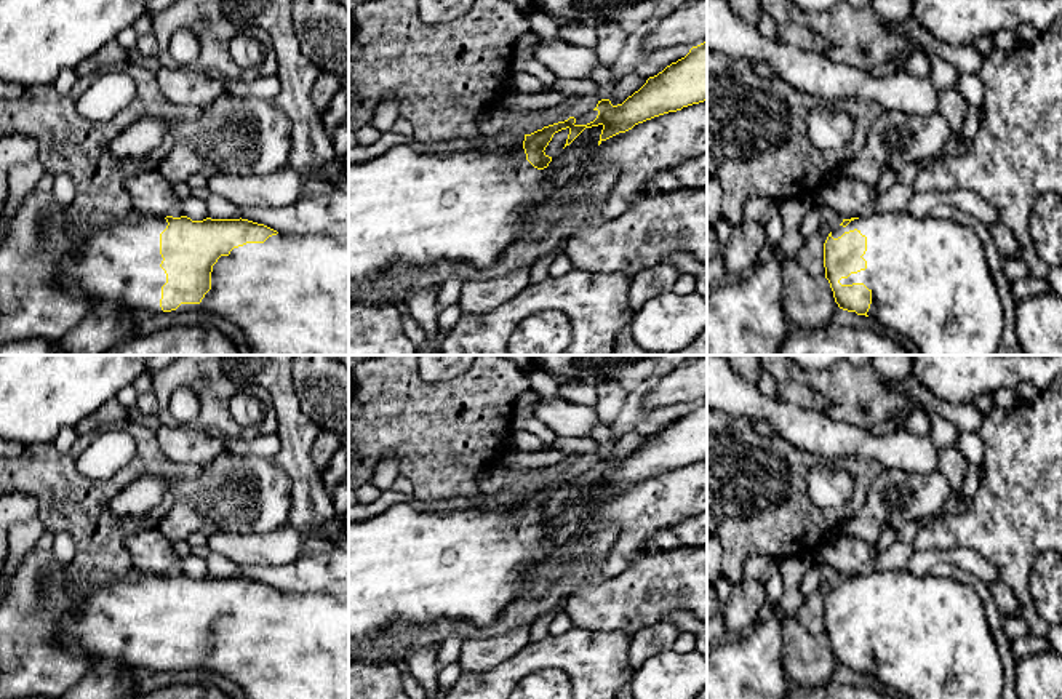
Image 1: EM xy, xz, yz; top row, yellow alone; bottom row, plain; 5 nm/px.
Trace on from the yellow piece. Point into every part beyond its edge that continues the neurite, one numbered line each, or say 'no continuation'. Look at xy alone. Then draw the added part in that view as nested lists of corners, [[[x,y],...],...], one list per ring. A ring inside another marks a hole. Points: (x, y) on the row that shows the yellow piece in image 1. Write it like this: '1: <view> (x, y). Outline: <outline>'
1: xy (290, 295). Outline: [[[134,216],[126,221],[109,221],[98,226],[61,256],[56,267],[56,285],[62,290],[69,290],[74,298],[117,304],[141,317],[147,314],[179,314],[184,310],[205,310],[219,315],[235,323],[243,331],[251,355],[349,355],[349,243],[320,234],[293,235],[281,232],[269,237],[264,243],[246,243],[234,248],[229,256],[221,256],[218,259],[211,272],[211,290],[205,294],[200,304],[181,304],[176,310],[163,312],[160,307],[160,299],[162,286],[166,283],[166,274],[160,267],[163,261],[160,254],[160,234],[166,229],[166,226],[166,219],[157,216]]]

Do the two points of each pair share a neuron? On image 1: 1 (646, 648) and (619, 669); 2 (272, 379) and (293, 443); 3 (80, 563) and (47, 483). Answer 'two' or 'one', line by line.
1: two
2: one
3: one

